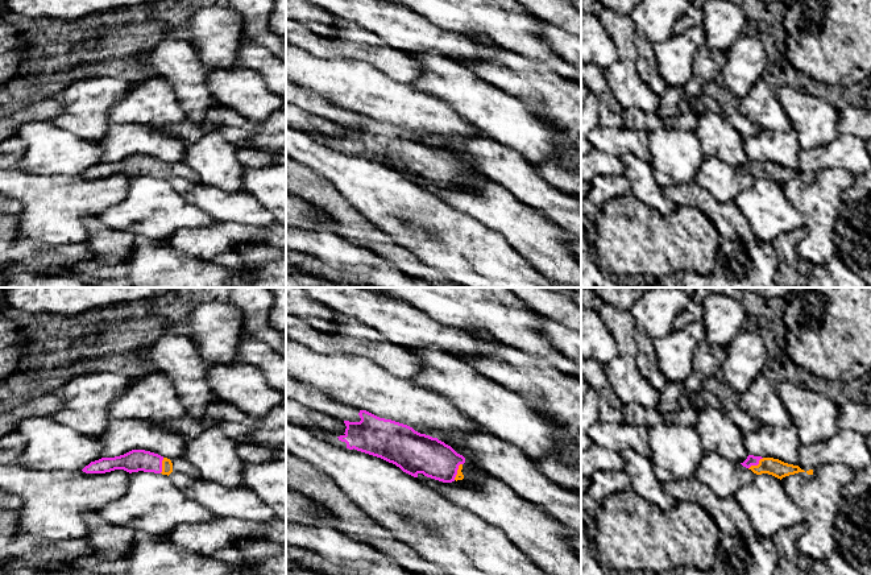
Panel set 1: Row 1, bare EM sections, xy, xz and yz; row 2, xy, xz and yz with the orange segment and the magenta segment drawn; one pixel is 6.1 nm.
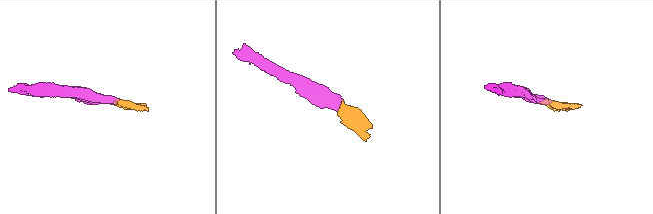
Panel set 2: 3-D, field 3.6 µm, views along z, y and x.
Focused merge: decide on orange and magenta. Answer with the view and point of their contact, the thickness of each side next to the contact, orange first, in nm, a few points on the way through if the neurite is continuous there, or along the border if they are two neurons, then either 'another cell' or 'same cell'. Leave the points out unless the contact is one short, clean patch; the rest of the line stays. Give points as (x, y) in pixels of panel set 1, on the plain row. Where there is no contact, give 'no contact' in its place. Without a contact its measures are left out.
yz (758, 169) | 110/60 nm | across yz (775, 172), (758, 169), (751, 165) | same cell

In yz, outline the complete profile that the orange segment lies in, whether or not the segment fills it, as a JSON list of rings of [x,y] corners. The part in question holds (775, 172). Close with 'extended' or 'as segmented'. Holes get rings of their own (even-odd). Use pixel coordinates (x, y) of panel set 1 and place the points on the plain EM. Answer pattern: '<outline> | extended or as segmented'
[[[748,160],[747,164],[741,169],[756,179],[768,178],[780,185],[789,179],[805,177],[799,170],[788,169],[773,162],[762,162],[754,160]]] | extended

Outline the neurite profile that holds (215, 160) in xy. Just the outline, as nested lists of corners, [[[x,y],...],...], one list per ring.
[[[211,131],[196,142],[186,144],[182,162],[194,169],[204,185],[241,191],[244,165],[237,158],[237,149],[239,146]]]

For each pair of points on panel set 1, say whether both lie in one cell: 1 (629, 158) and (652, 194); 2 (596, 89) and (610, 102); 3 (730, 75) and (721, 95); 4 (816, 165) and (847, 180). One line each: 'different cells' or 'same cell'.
1: same cell
2: same cell
3: different cells
4: different cells

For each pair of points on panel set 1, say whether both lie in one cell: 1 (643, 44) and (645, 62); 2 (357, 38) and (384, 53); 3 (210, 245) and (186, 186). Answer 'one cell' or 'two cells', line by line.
1: one cell
2: one cell
3: two cells

